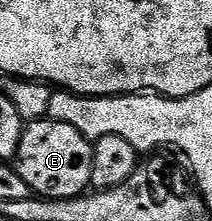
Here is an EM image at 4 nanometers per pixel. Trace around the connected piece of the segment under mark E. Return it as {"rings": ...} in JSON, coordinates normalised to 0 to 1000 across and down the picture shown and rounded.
{"rings":[[[170,538],[108,579],[90,643],[80,765],[170,887],[208,900],[340,900],[429,846],[439,801],[439,647],[344,566],[245,538]]]}

